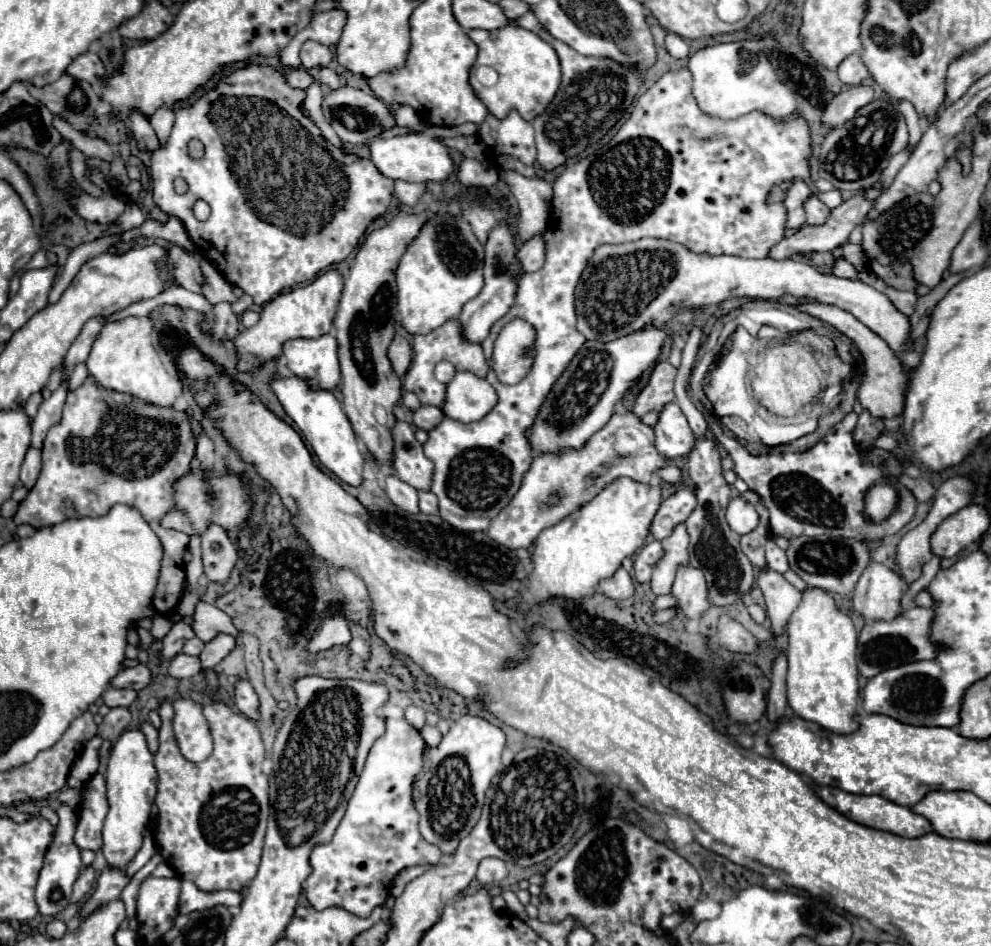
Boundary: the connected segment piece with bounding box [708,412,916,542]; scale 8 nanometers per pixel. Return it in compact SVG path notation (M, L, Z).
M850 412L846 414L846 418L842 422L838 422L832 432L820 440L814 448L800 452L800 454L764 454L764 456L752 456L744 446L740 446L740 442L736 438L730 438L722 432L722 426L716 418L708 418L708 426L710 432L714 434L716 442L730 454L730 458L734 460L734 472L738 478L742 478L750 490L754 490L764 506L770 512L770 530L778 536L784 538L794 538L794 536L818 536L818 534L826 534L826 536L840 536L840 538L854 538L854 540L868 540L868 542L876 542L888 534L896 534L904 524L908 524L914 516L914 508L916 508L916 498L912 496L912 492L904 486L900 486L900 504L898 510L880 526L874 522L868 522L862 516L862 498L866 494L866 490L874 484L880 482L882 478L890 478L890 472L884 472L882 468L866 468L860 464L860 452L858 446L852 440L852 430L856 426L856 414Z

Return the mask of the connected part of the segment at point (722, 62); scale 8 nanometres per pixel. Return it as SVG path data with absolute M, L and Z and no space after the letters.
M764 36L760 40L744 40L738 44L716 44L710 48L698 50L688 60L688 70L692 74L694 86L692 94L704 114L722 120L734 120L738 116L750 112L770 114L770 118L778 118L778 122L786 120L796 112L794 92L778 82L776 72L772 70L766 52L776 48L776 40L772 36Z

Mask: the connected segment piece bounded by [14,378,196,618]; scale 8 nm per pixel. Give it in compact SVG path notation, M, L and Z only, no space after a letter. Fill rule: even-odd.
M88 378L78 390L68 394L62 422L50 428L42 448L40 478L34 484L34 488L28 492L26 500L20 502L14 522L18 526L30 524L34 528L42 528L42 526L54 526L68 518L84 518L84 516L98 518L102 514L108 514L108 510L114 504L126 504L140 510L140 514L144 516L144 520L154 530L154 534L162 540L162 546L164 546L164 558L162 558L158 586L152 598L152 608L158 614L170 618L178 612L178 604L184 594L186 576L184 576L182 552L188 546L190 536L178 530L162 528L160 518L174 508L174 482L190 474L190 462L194 458L194 450L196 450L196 442L190 430L190 418L184 412L178 412L174 408L152 406L128 394L100 390L94 384L94 380ZM92 392L98 396L90 398Z

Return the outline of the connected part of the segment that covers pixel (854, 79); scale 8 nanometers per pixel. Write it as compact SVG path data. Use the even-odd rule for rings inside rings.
M850 54L842 60L842 64L838 66L838 78L848 86L858 86L868 78L868 70L862 64L860 54Z

